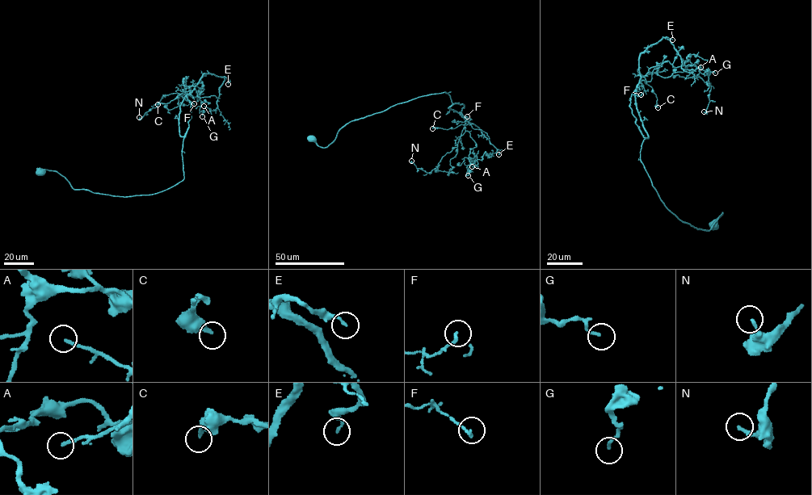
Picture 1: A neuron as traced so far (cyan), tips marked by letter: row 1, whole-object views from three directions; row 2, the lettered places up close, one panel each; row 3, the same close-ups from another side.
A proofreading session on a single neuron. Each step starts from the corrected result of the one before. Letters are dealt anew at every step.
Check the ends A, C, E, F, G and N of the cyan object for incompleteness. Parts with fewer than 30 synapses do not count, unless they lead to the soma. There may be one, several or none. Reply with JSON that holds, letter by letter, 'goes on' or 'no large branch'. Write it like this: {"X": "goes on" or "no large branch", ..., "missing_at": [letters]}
{"A": "no large branch", "C": "no large branch", "E": "no large branch", "F": "no large branch", "G": "no large branch", "N": "no large branch", "missing_at": []}

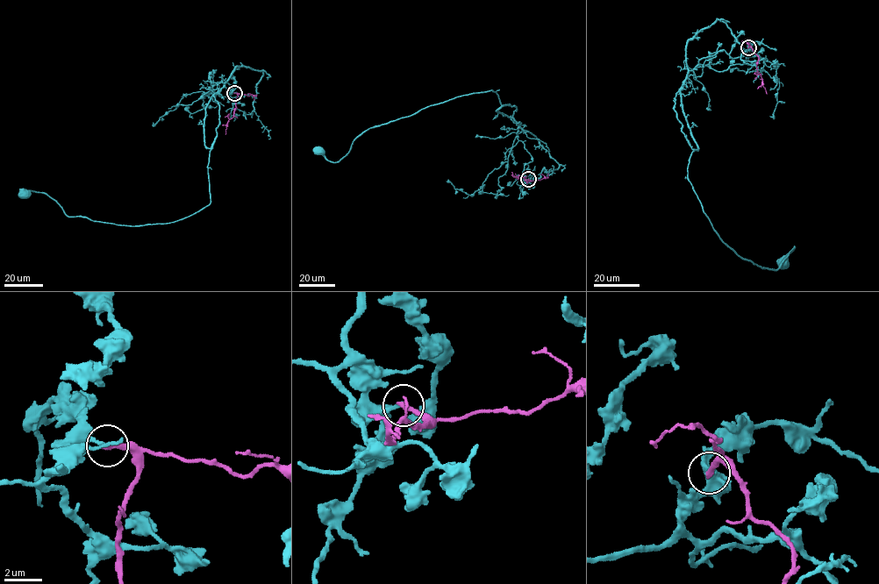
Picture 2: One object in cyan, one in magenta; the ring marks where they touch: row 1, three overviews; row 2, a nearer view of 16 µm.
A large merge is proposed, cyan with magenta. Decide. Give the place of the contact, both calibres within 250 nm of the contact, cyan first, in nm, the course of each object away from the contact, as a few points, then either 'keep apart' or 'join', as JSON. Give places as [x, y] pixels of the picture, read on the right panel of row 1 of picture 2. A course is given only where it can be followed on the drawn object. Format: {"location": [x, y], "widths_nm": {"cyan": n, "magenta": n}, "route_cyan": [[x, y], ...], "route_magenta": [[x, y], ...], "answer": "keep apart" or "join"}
{"location": [748, 47], "widths_nm": {"cyan": 180, "magenta": 280}, "route_cyan": [[748, 47], [701, 58], [681, 91], [697, 147], [688, 180], [737, 255], [774, 271], [794, 247], [781, 260]], "route_magenta": [[748, 47], [758, 57], [756, 70], [767, 94]], "answer": "keep apart"}

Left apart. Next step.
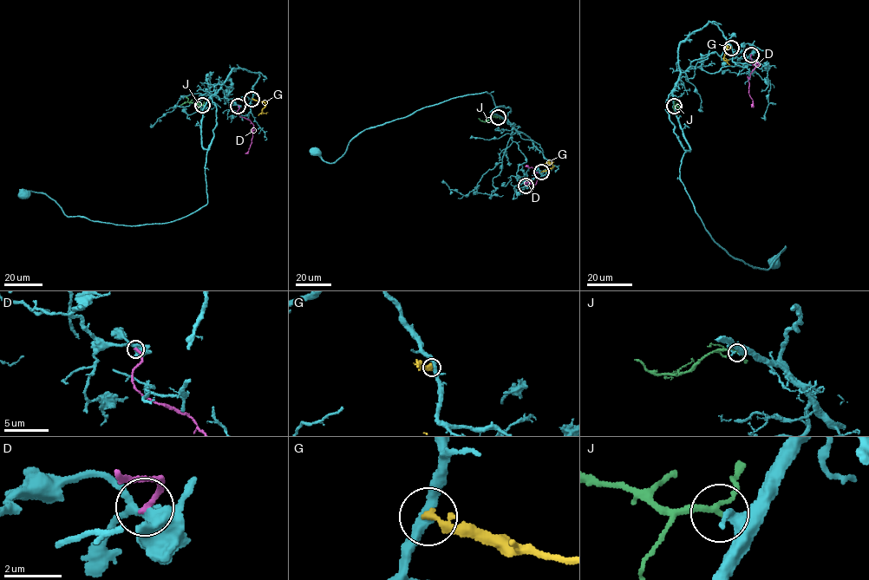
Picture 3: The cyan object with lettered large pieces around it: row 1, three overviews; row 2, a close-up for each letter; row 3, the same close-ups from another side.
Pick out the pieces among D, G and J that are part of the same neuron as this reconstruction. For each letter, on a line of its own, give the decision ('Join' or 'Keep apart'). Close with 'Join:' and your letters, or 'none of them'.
D: Keep apart
G: Keep apart
J: Join
Join: J

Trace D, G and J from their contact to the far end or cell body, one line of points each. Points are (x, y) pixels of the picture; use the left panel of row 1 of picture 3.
D: (238, 106), (237, 113), (248, 119), (253, 127), (251, 143), (245, 153)
G: (251, 99), (265, 104), (262, 112), (267, 113)
J: (202, 105), (187, 102), (180, 105)

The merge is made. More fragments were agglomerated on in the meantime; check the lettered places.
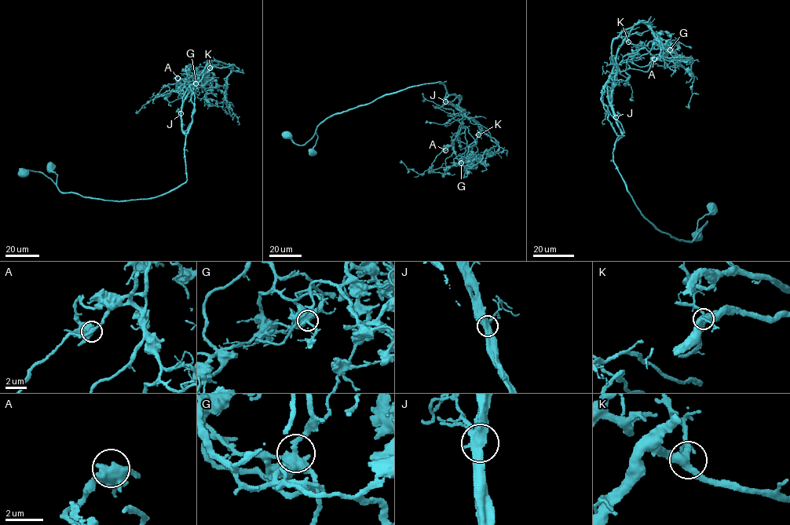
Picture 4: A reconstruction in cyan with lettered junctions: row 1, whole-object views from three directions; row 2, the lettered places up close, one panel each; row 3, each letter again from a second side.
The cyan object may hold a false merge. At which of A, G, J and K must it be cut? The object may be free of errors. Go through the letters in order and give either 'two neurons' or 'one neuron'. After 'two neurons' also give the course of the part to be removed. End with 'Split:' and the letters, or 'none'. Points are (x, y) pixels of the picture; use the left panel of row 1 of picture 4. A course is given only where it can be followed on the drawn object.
A: one neuron
G: one neuron
J: two neurons; foreign part runs (181, 114), (187, 180), (157, 196), (118, 201), (64, 192), (57, 188), (56, 174), (48, 167), (48, 163)
K: one neuron
Split: J

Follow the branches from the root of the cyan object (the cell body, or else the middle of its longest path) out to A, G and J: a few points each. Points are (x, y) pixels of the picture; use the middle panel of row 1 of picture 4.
A: (289, 134), (303, 145), (329, 117), (440, 82), (444, 100), (463, 113), (445, 150)
G: (289, 134), (303, 145), (329, 117), (440, 82), (445, 101), (463, 112), (454, 143), (461, 163)
J: (289, 134), (294, 143), (303, 145), (329, 117), (423, 84), (443, 83), (445, 101)

